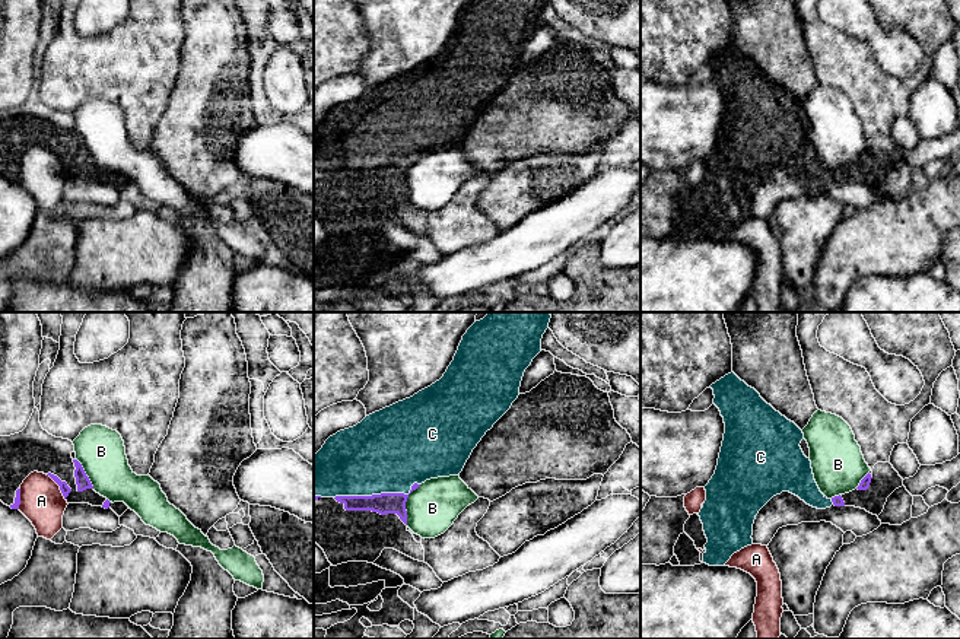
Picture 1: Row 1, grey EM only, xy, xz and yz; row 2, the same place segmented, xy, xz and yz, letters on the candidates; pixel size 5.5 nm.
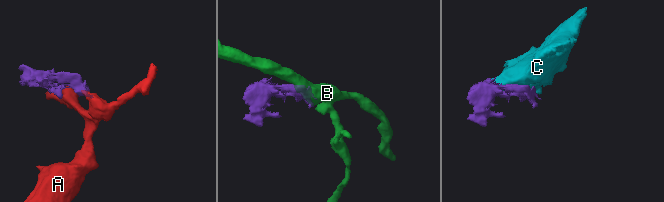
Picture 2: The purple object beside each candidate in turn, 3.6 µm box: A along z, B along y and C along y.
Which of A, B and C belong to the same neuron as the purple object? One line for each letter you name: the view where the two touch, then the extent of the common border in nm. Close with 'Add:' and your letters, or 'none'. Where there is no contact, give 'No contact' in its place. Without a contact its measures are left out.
C: Touches purple in xz. Shared border 480 nm
Add: C

